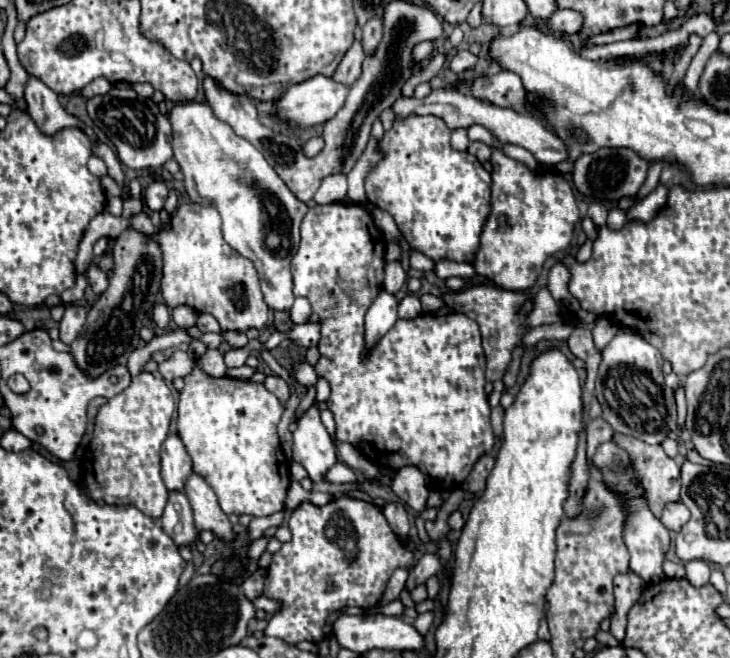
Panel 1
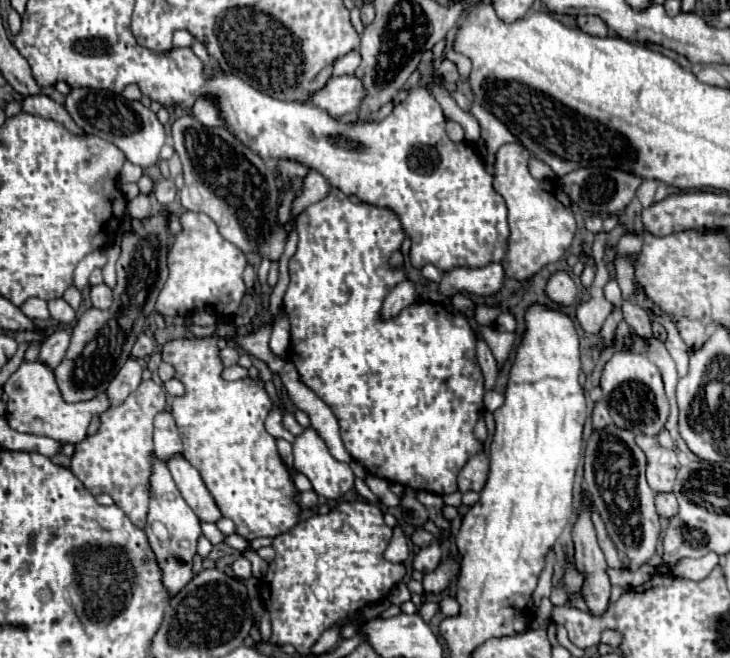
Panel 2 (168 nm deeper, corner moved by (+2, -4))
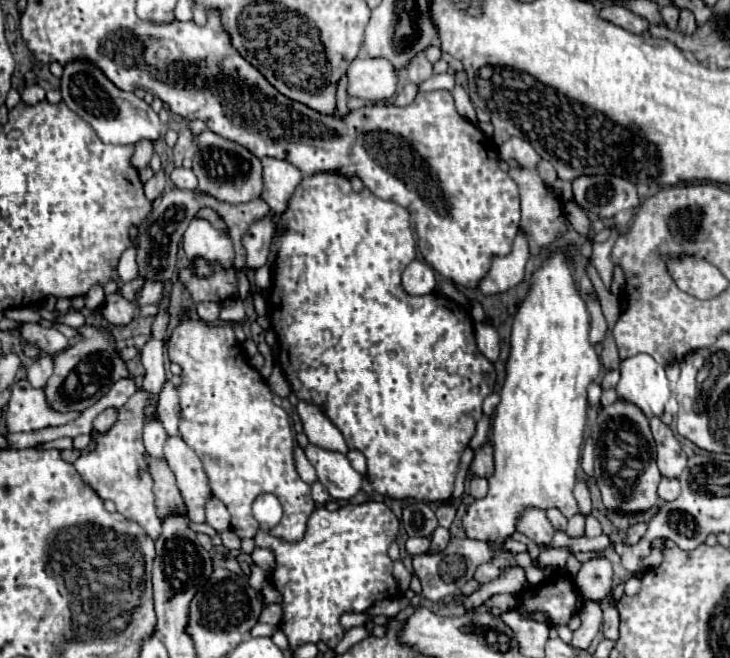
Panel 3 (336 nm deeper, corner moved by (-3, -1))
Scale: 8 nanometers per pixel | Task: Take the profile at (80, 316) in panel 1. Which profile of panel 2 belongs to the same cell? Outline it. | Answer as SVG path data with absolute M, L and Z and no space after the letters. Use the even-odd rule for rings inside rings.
M62 329L62 331L52 333L48 339L44 339L40 345L38 361L42 361L44 365L50 365L50 369L54 369L66 355L66 349L70 343L70 333L72 333L70 329Z

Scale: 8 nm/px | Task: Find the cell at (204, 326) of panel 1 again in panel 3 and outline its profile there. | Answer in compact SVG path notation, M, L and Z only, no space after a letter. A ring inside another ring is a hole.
M201 302L201 304L197 304L197 316L203 322L209 322L209 324L217 322L217 318L219 318L219 304L215 304L215 302Z

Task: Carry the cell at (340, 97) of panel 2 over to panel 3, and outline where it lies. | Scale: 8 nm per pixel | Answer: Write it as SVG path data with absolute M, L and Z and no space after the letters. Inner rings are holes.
M357 58L347 70L347 96L381 102L395 94L397 72L385 58Z

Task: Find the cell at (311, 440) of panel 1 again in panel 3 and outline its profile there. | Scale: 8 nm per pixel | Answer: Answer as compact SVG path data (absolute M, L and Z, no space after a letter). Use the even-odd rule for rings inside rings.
M309 444L305 448L307 460L315 466L319 482L335 500L349 500L361 488L363 476L349 464L347 456Z

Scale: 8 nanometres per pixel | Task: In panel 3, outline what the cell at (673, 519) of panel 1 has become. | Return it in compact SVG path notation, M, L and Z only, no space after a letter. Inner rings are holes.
M663 478L659 482L659 498L665 500L665 502L673 502L677 496L679 496L681 488L679 488L679 482L677 480L669 480L669 478Z

